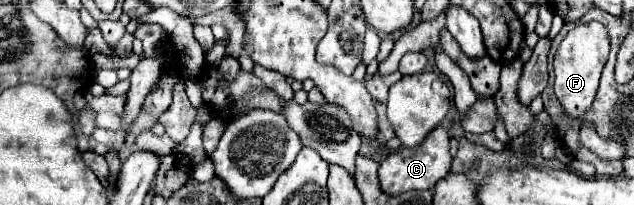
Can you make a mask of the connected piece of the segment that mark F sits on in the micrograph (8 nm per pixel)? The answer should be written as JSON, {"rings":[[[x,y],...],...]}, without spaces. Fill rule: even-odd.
{"rings":[[[587,22],[575,26],[565,40],[559,44],[554,56],[554,92],[557,100],[563,106],[563,112],[569,118],[583,118],[583,114],[591,108],[593,98],[597,94],[599,86],[599,76],[605,66],[605,60],[608,59],[610,52],[609,34],[607,28],[599,22]],[[579,112],[579,114],[573,114]]]}

